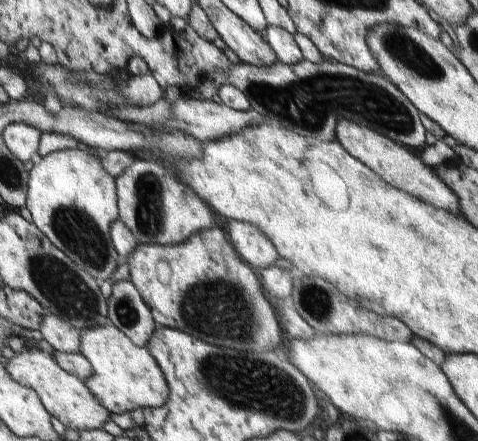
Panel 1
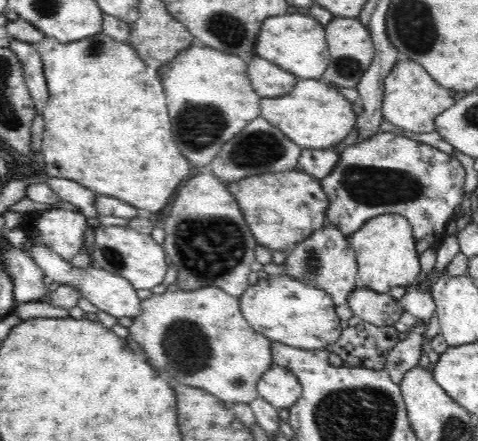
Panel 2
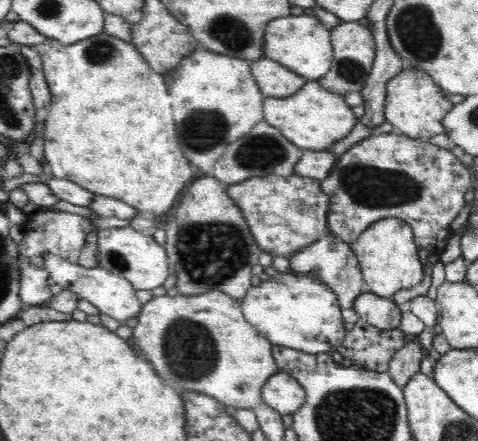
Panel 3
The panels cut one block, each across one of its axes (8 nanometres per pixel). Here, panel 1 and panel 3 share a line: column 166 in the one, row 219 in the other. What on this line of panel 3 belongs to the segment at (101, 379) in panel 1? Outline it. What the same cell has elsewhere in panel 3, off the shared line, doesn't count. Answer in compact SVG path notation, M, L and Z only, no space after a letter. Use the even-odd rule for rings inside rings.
M382 218L372 222L360 236L350 244L360 262L360 272L364 280L364 294L386 296L392 300L400 290L414 290L422 284L422 262L418 260L418 246L414 230L406 220L400 218Z

